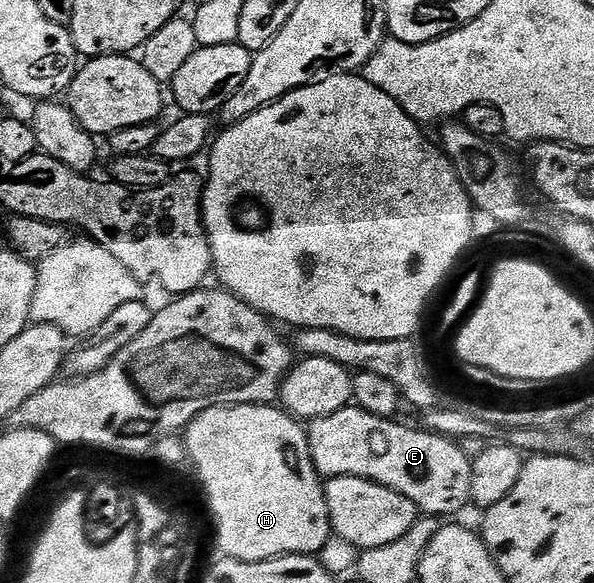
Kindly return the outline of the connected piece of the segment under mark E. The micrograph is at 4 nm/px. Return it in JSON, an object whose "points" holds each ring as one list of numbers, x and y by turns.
{"points":[[348,405,329,417,310,420,306,428,311,460,315,470,324,480,337,477,361,477,382,487,393,489,409,501,413,501,424,516,455,515,463,506,471,503,471,460,456,440,418,426,406,427,395,419,382,419,373,413,365,413,360,407]]}

